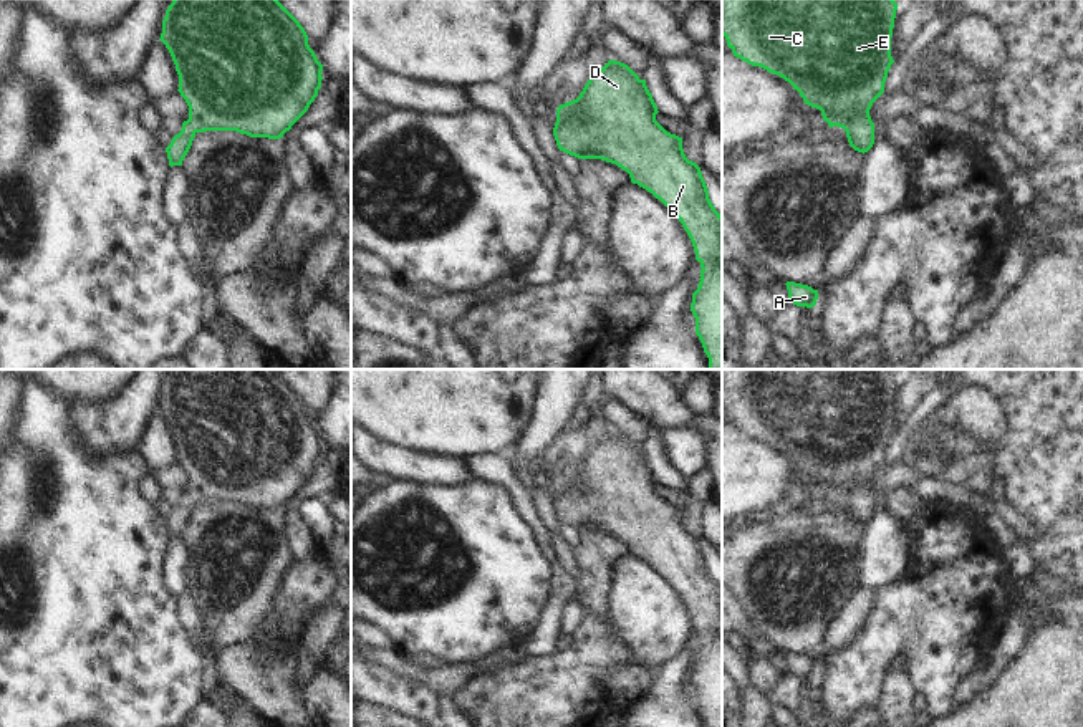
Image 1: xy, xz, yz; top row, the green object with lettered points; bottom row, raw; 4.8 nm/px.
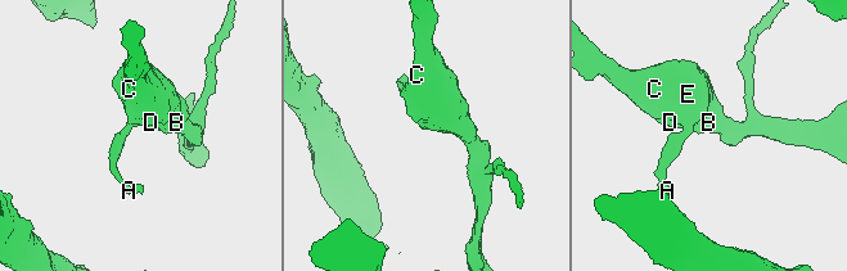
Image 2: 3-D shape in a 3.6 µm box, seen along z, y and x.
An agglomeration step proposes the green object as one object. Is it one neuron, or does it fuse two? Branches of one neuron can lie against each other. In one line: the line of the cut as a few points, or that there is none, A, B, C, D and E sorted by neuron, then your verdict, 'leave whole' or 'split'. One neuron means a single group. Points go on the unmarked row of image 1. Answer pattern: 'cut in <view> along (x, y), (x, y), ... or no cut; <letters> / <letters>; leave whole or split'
no cut; A B C D E; leave whole

